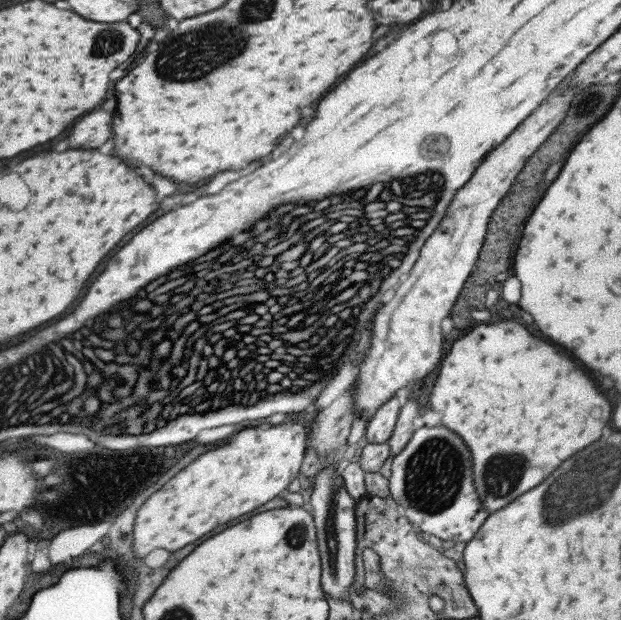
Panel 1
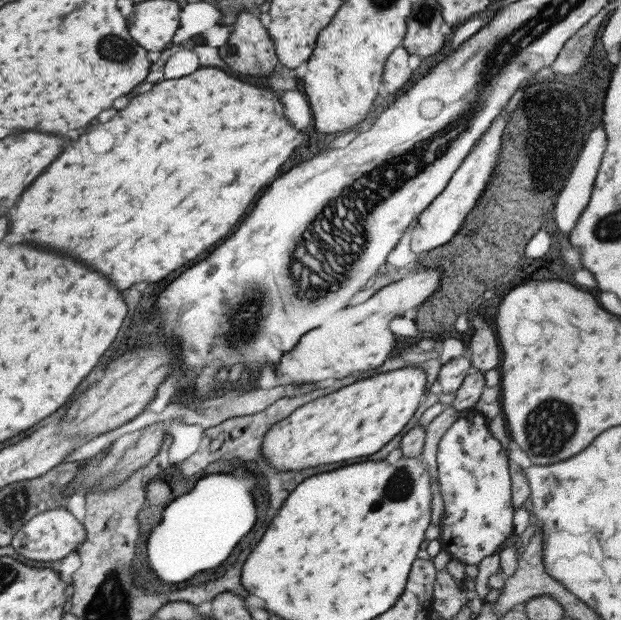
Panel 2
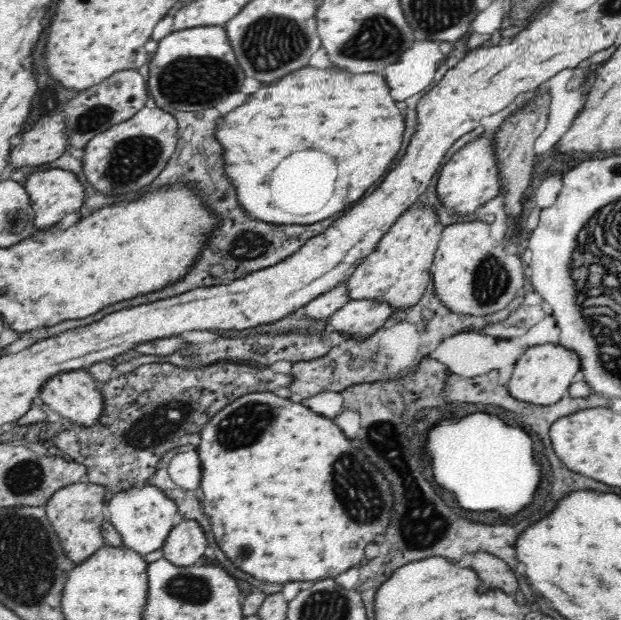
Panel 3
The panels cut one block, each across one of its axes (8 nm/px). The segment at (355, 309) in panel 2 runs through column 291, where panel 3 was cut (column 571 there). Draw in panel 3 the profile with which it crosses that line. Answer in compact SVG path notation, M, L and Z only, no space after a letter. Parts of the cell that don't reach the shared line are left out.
M538 343L526 349L526 352L516 361L507 387L514 396L526 402L549 405L558 402L564 396L564 392L570 388L574 374L580 370L580 358L574 350L564 348L560 344Z

